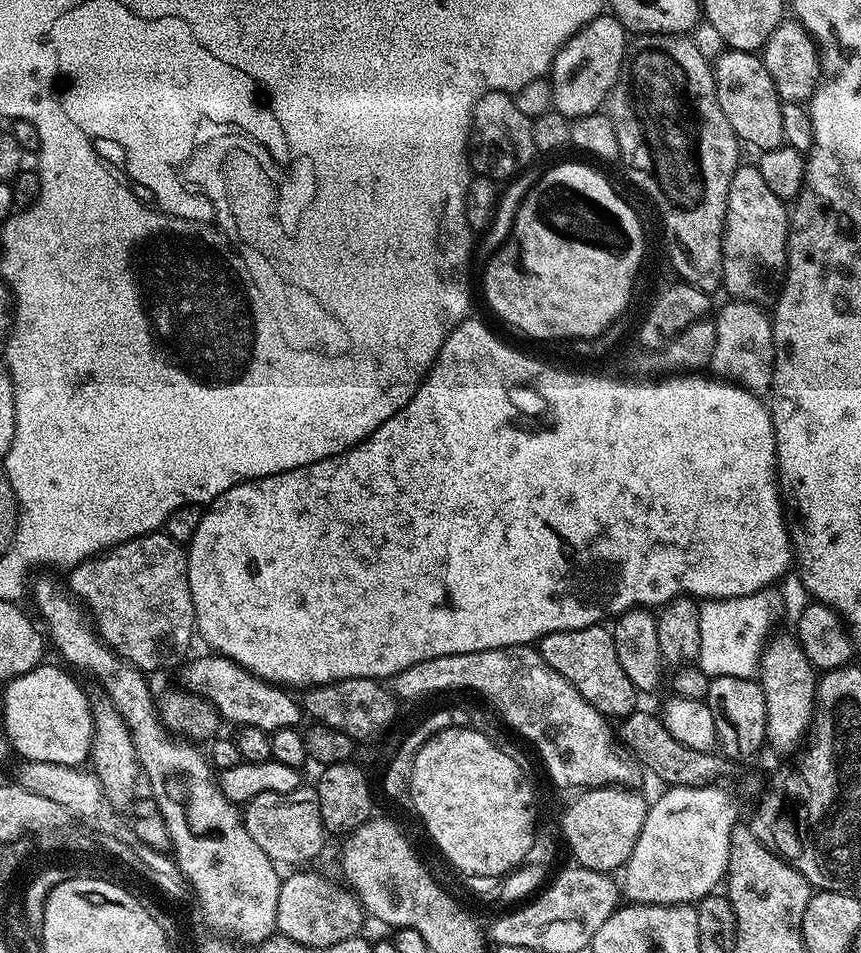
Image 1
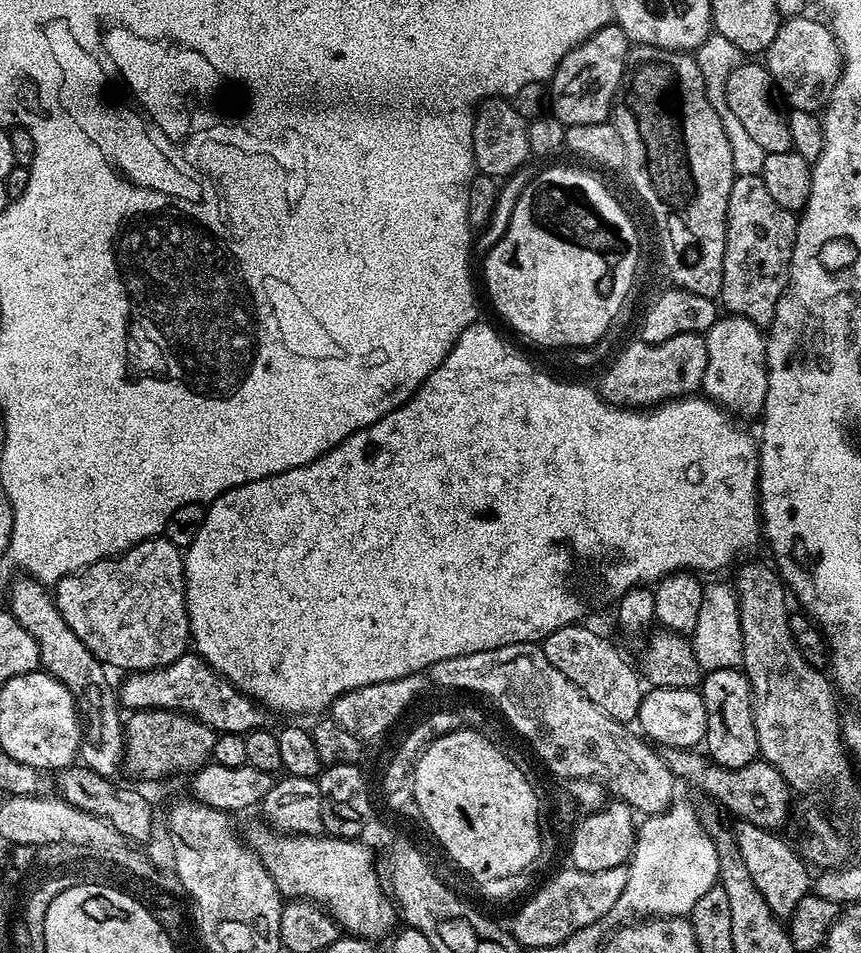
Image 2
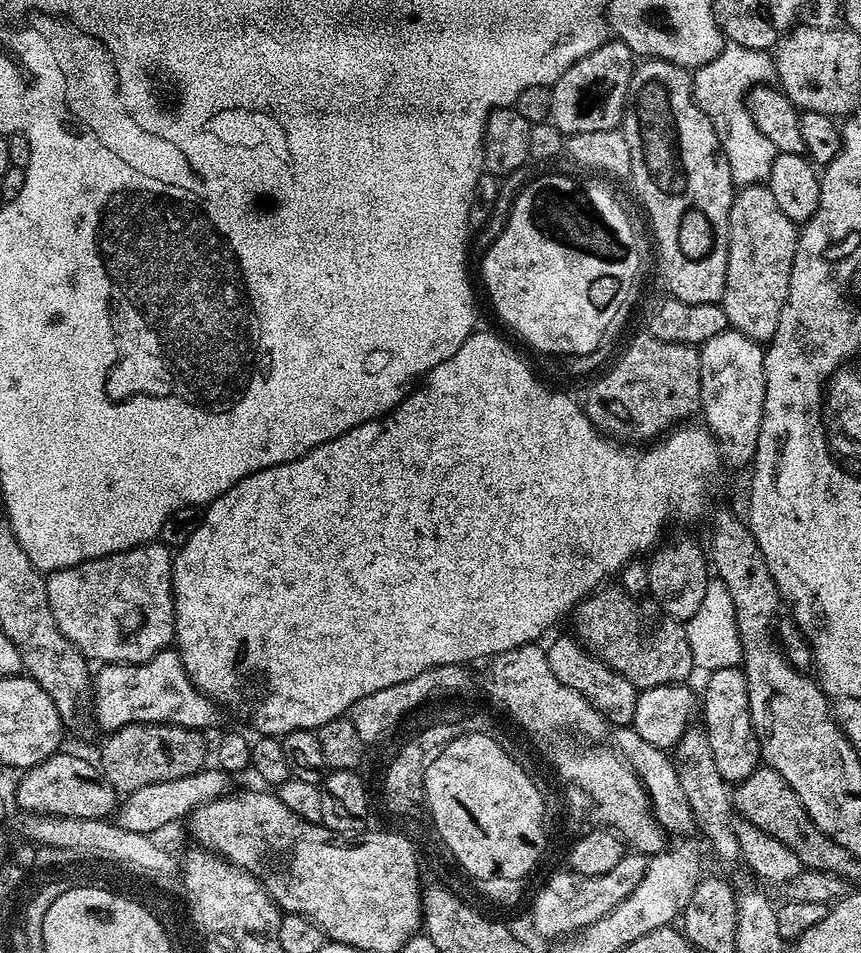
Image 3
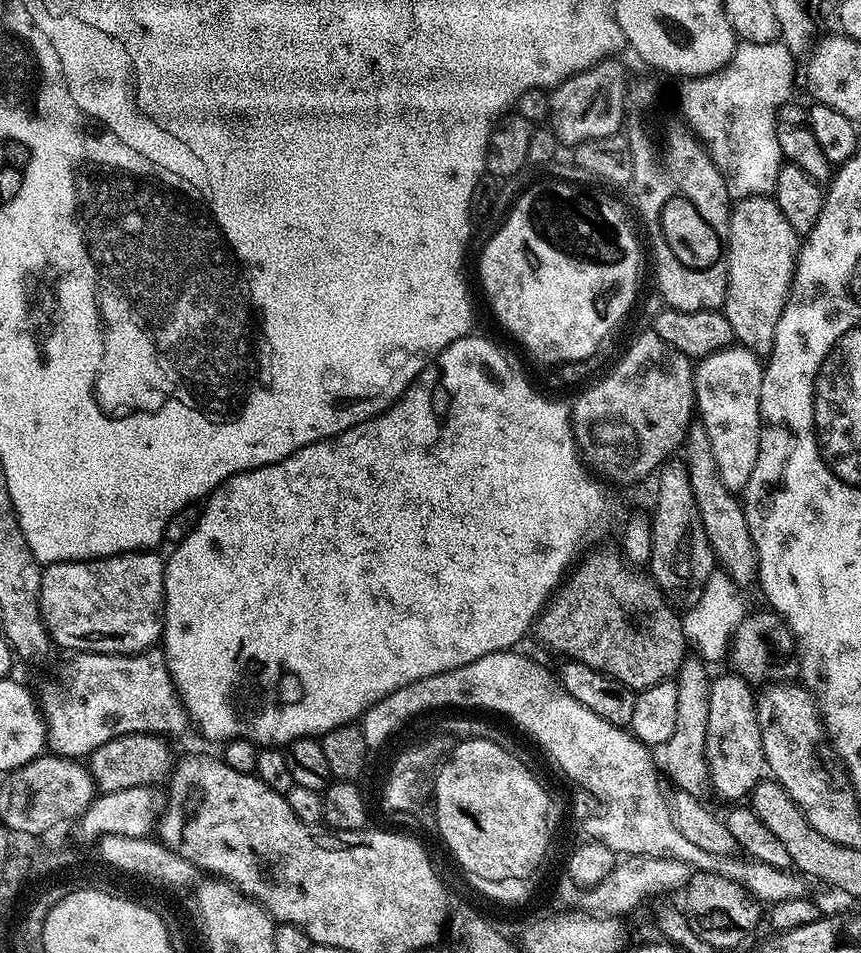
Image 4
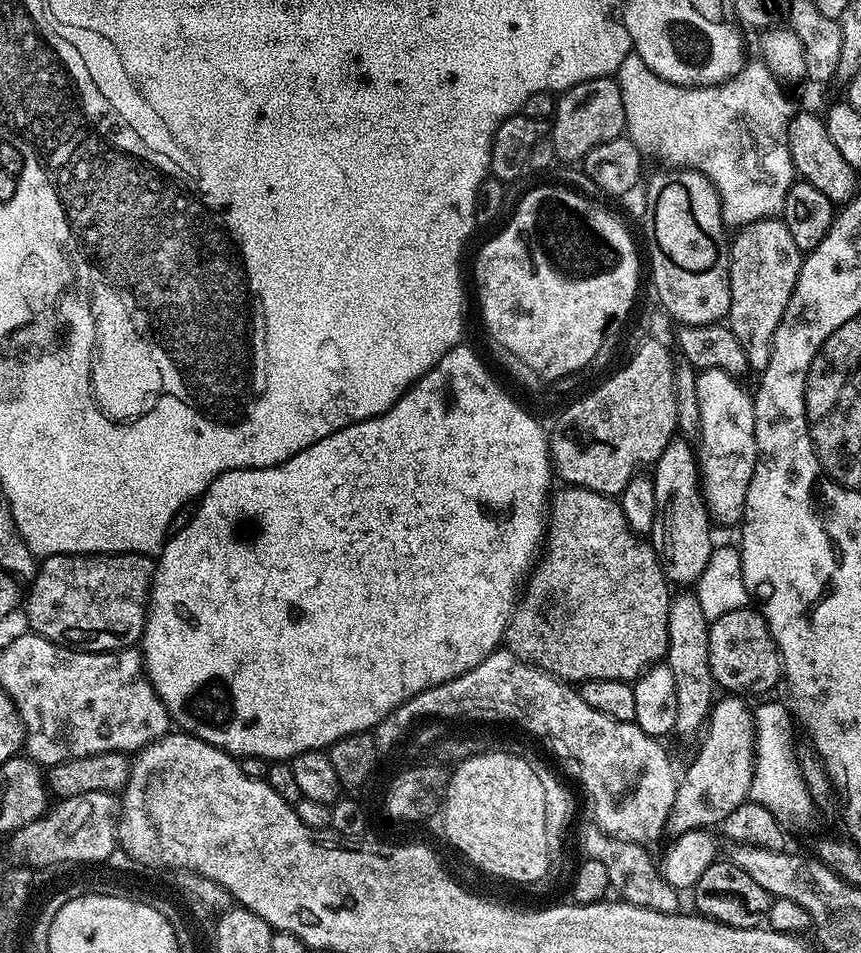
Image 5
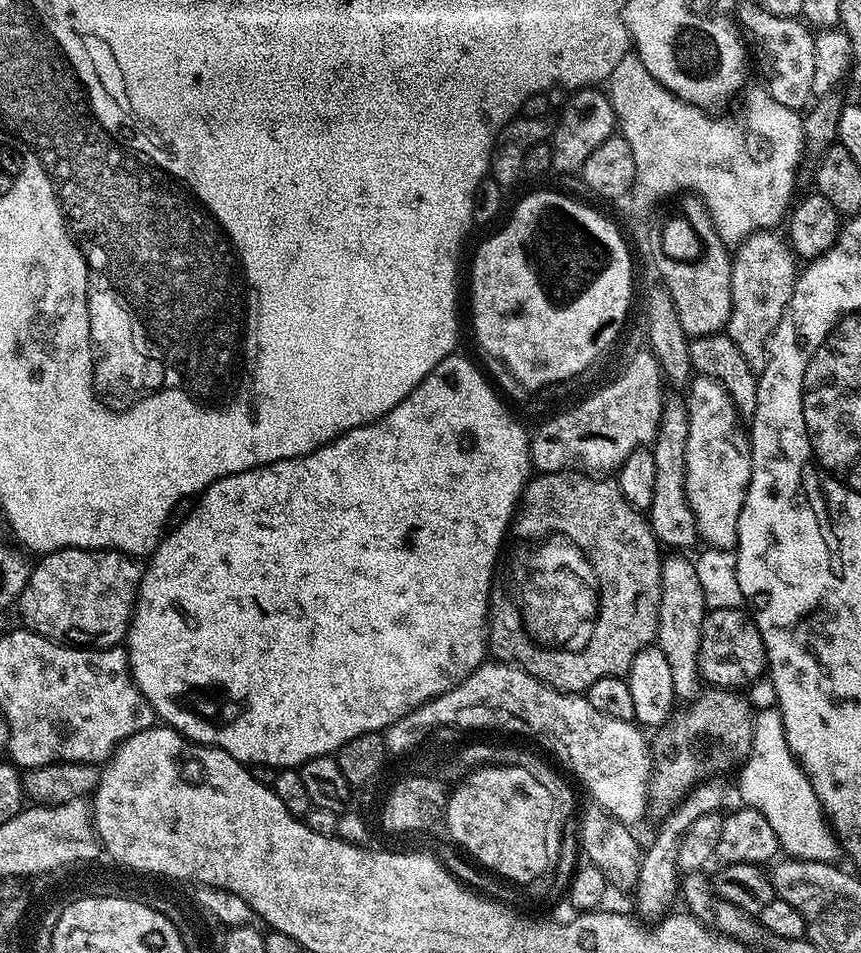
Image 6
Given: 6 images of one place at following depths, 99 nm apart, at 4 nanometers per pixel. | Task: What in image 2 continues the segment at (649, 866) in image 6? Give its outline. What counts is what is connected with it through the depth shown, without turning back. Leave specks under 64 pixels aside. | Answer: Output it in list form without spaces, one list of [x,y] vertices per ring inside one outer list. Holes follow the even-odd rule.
[[[719,668],[713,672],[708,672],[702,680],[702,695],[704,698],[704,705],[706,706],[706,734],[704,735],[703,743],[708,744],[706,747],[707,755],[710,757],[711,763],[720,764],[723,768],[741,768],[746,766],[751,760],[757,759],[760,747],[758,746],[758,734],[754,726],[754,714],[752,713],[752,687],[748,681],[748,675],[740,668]]]

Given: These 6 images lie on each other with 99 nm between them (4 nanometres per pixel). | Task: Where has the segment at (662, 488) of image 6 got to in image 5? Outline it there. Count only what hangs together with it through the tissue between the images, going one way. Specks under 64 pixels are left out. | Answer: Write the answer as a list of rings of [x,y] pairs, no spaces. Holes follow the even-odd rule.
[[[673,438],[666,450],[662,450],[662,454],[656,459],[650,477],[657,503],[657,514],[650,535],[652,549],[660,559],[664,577],[668,581],[673,585],[695,585],[702,570],[706,570],[706,562],[710,562],[710,554],[714,547],[714,524],[704,501],[697,451],[689,441]]]

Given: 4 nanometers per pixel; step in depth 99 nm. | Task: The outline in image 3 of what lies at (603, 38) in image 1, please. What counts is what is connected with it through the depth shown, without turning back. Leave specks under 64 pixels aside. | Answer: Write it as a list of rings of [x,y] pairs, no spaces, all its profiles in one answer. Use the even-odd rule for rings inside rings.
[[[609,38],[598,50],[586,54],[562,78],[551,85],[552,115],[550,123],[565,137],[586,134],[586,130],[610,130],[620,128],[624,118],[624,99],[630,86],[634,67],[634,54],[630,46]]]

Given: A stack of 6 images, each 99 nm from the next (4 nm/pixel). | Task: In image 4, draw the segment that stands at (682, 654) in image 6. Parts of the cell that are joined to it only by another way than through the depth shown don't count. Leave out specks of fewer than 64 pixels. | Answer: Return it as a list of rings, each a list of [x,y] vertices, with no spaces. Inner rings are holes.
[[[686,658],[674,677],[678,690],[678,718],[674,721],[674,734],[666,742],[655,745],[654,759],[659,771],[677,785],[679,791],[703,797],[710,788],[708,759],[706,758],[706,722],[710,722],[710,690],[713,677],[708,676],[709,665],[700,658]]]

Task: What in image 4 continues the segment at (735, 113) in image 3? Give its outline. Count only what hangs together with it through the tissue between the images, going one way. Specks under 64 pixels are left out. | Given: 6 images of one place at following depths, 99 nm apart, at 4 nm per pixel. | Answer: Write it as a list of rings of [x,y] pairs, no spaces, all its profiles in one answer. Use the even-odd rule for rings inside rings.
[[[737,43],[736,52],[728,60],[725,68],[719,68],[705,76],[693,76],[679,81],[680,112],[683,123],[693,136],[703,142],[716,168],[728,187],[733,201],[745,200],[751,196],[768,196],[775,193],[778,170],[785,163],[782,150],[778,146],[776,133],[776,113],[793,99],[792,83],[796,80],[797,61],[787,44],[746,44]]]

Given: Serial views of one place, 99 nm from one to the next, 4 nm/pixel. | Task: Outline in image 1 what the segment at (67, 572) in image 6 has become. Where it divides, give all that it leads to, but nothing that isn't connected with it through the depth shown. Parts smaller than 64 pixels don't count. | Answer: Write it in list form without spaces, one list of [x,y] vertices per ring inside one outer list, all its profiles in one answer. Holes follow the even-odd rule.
[[[163,531],[135,536],[125,544],[117,544],[99,556],[83,560],[71,569],[69,576],[72,577],[66,580],[67,587],[71,595],[90,613],[101,640],[141,672],[153,674],[159,668],[172,668],[189,655],[188,647],[192,644],[192,636],[194,640],[196,627],[196,607],[190,594],[188,558],[185,549]]]

